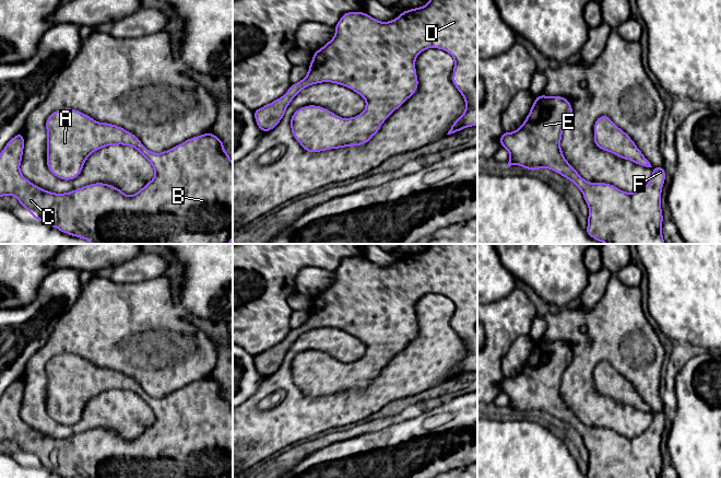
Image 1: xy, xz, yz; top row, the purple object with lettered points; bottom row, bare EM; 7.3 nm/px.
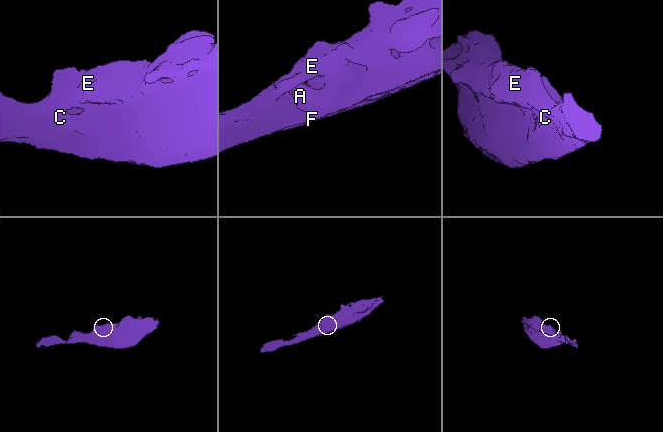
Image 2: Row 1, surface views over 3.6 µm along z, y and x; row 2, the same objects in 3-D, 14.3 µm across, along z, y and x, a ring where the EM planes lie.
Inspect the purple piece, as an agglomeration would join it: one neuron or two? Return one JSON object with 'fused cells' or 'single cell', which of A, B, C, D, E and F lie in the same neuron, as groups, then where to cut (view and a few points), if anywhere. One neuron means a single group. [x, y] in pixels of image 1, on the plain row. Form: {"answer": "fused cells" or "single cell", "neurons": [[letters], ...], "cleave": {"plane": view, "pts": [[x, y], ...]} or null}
{"answer": "single cell", "neurons": [["A", "B", "C", "D", "E", "F"]], "cleave": null}

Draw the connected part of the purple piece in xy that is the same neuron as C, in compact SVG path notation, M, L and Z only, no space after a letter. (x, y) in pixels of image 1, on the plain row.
M64 353L54 357L46 366L46 375L48 380L47 411L49 416L58 423L71 425L78 422L81 419L86 404L91 400L92 397L95 397L107 390L118 389L130 390L137 394L152 409L155 421L151 427L145 429L143 433L141 433L137 439L132 441L125 440L119 433L104 428L86 430L64 439L50 438L34 430L22 420L20 416L20 409L22 406L24 394L24 382L23 378L20 377L7 388L7 390L0 398L0 443L5 440L11 440L15 442L19 447L31 458L31 460L38 466L48 468L63 478L233 478L233 407L227 397L224 395L223 386L215 380L206 377L201 381L190 383L165 397L153 398L147 395L133 378L128 377L123 373L107 368L95 366L92 362L85 360L84 358L71 353Z

